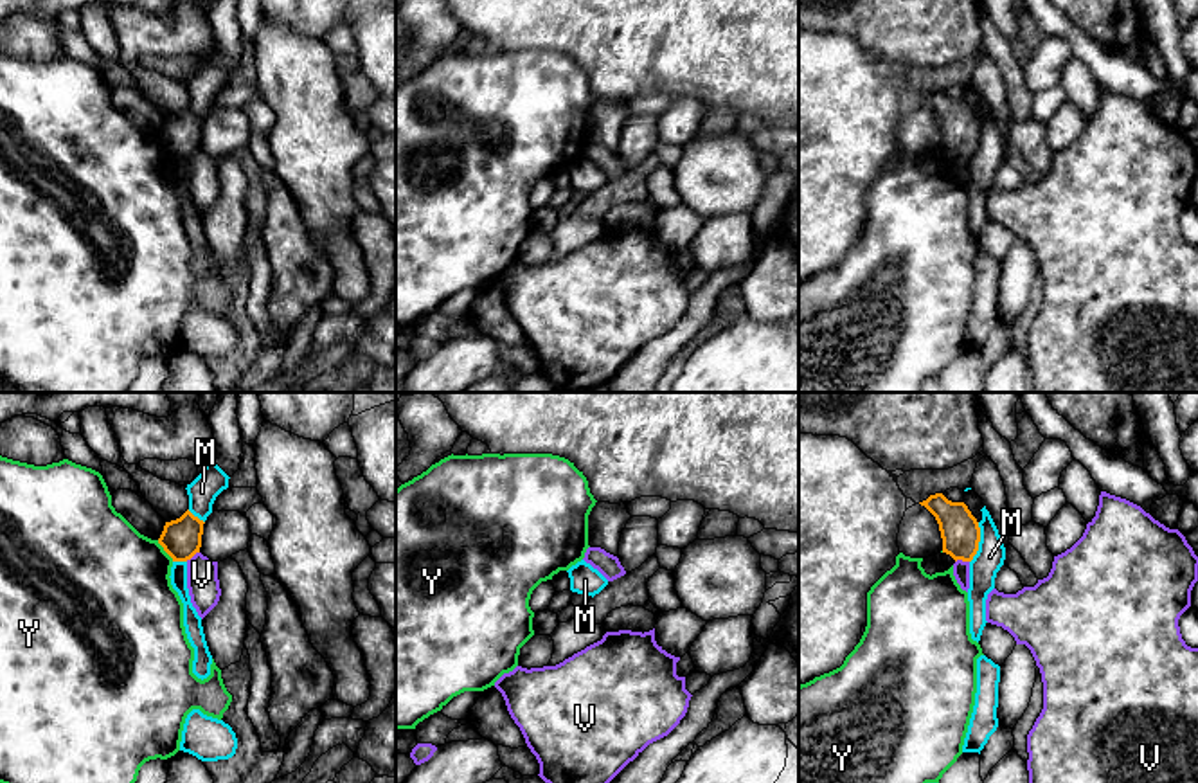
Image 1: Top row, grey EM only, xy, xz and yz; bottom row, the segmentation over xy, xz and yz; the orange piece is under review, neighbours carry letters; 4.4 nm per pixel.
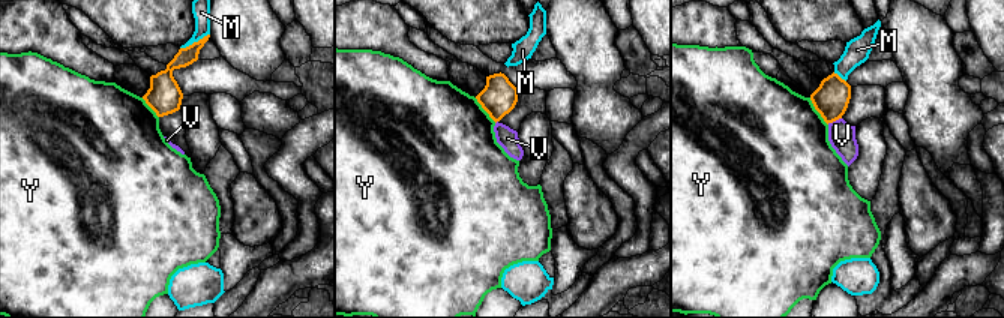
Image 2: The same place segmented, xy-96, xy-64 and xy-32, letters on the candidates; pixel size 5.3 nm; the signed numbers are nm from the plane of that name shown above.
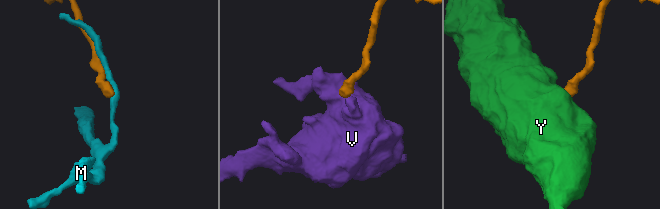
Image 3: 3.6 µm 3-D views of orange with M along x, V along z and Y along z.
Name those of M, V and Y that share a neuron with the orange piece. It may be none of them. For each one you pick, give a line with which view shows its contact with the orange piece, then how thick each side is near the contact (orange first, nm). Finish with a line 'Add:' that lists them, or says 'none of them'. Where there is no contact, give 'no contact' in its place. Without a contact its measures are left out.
Add: none of them

